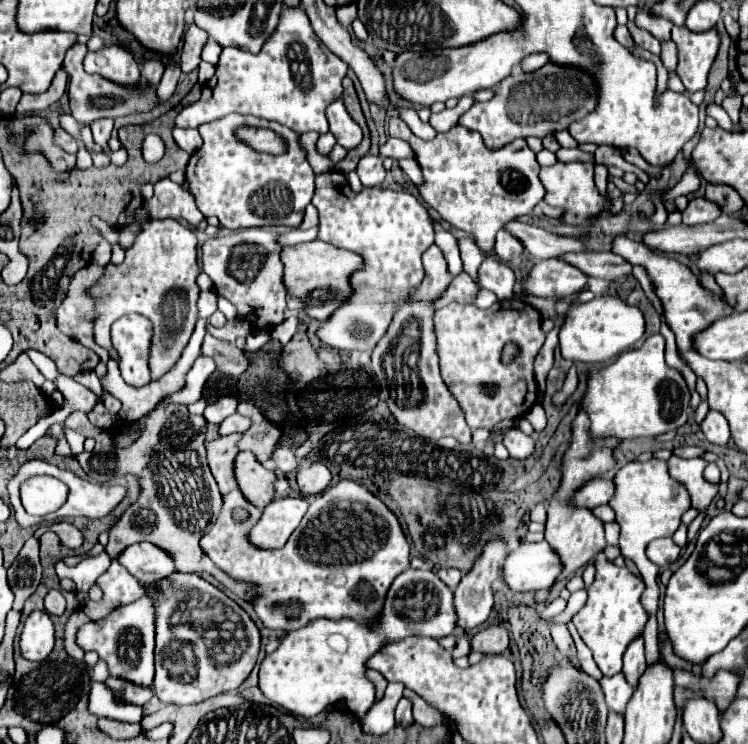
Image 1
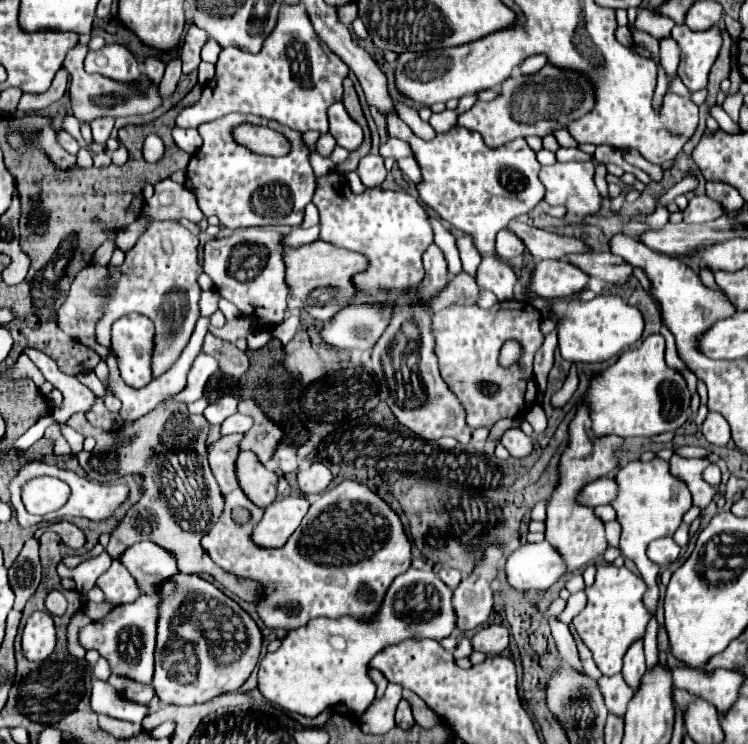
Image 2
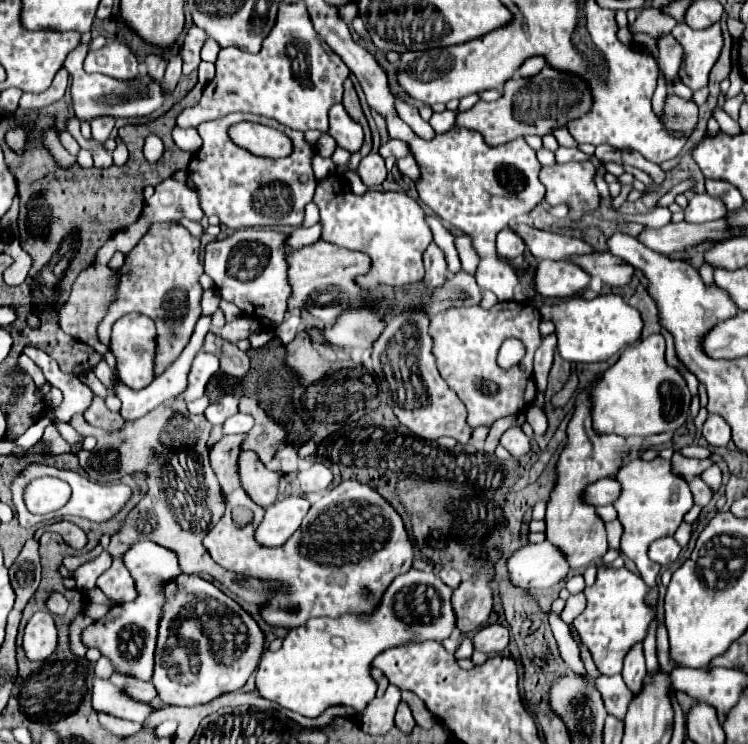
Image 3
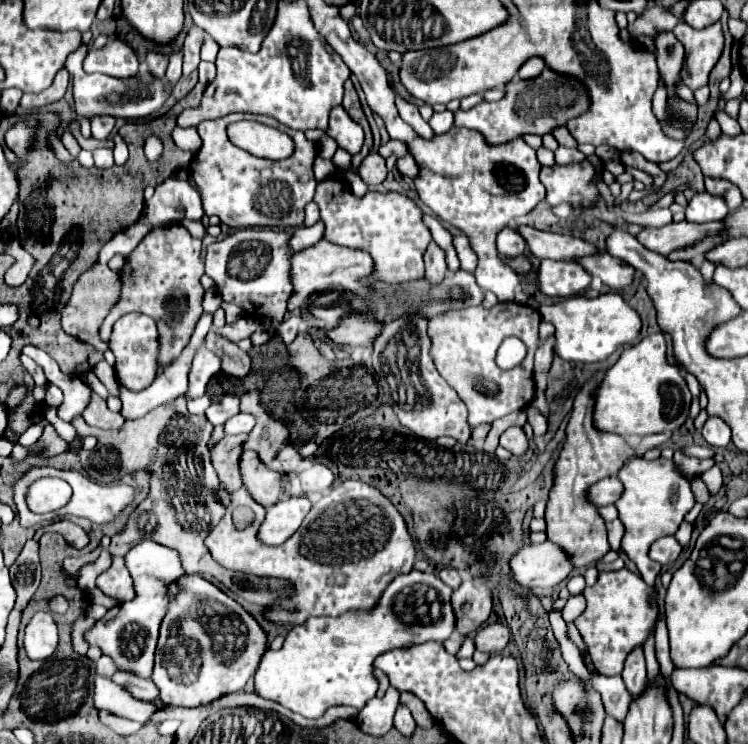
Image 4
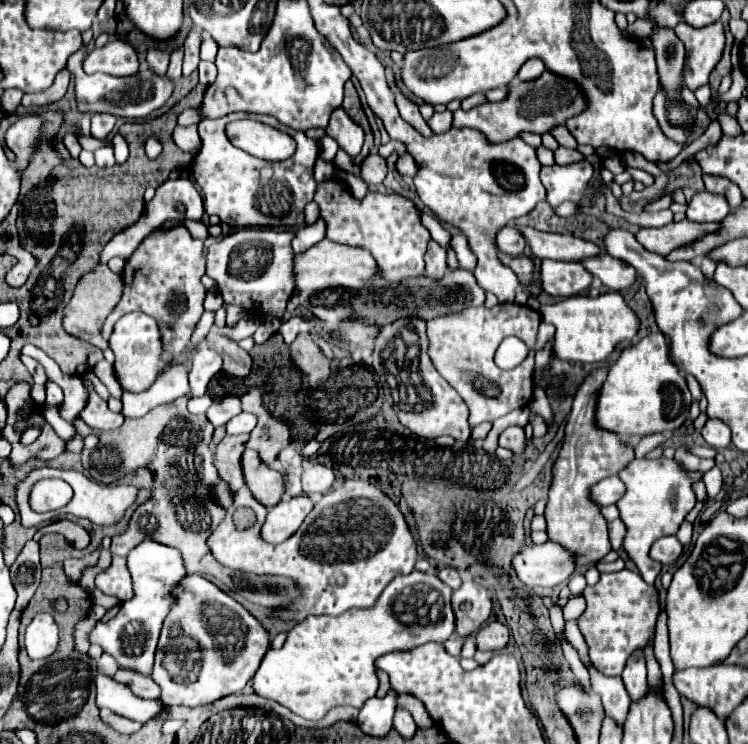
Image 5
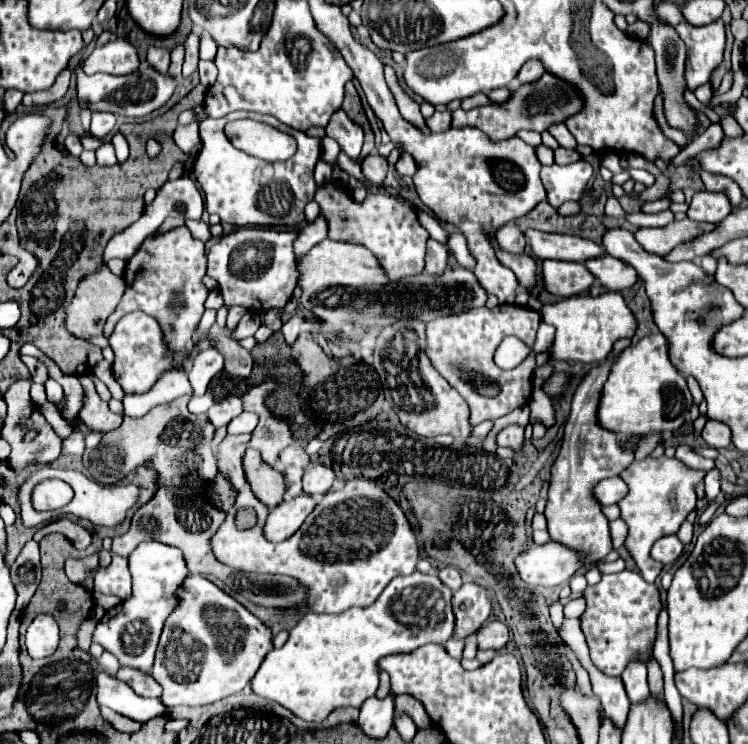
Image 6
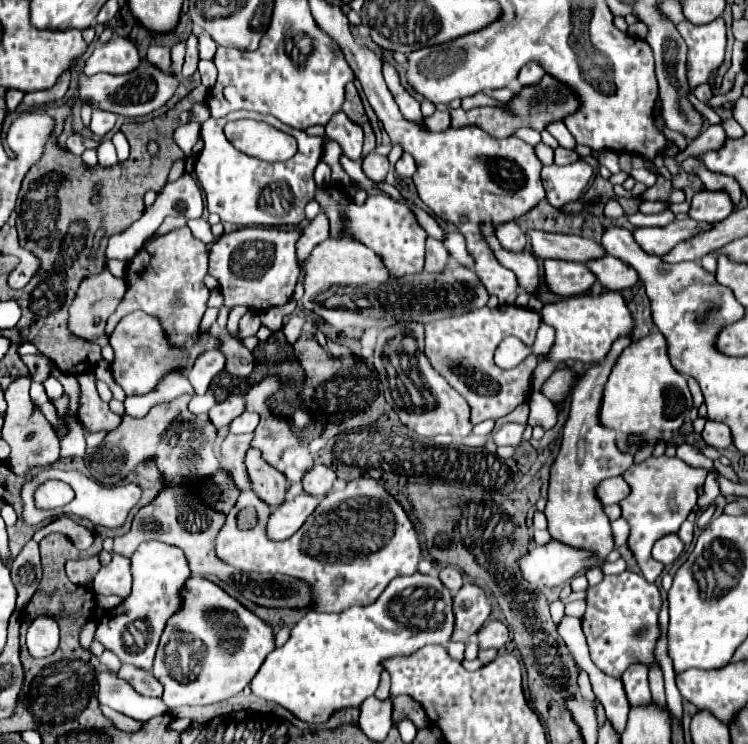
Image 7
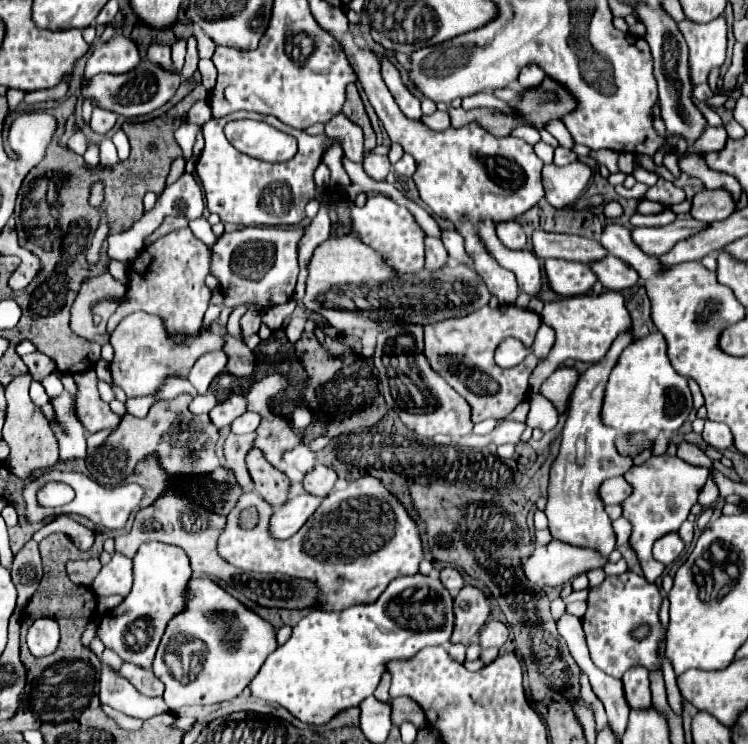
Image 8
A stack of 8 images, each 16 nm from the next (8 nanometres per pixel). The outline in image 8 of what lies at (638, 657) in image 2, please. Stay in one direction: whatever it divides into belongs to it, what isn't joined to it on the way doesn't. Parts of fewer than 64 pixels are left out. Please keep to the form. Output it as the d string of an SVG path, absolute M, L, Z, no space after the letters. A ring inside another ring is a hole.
M632 666L624 674L622 682L630 708L648 708L648 704L652 702L650 686L648 686L648 670L640 666Z

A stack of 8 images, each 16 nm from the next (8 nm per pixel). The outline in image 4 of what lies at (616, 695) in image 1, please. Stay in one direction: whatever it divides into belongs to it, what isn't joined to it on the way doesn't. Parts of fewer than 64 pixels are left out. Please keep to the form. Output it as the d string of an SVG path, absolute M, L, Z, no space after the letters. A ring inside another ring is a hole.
M600 673L593 674L591 675L591 684L600 692L606 712L622 722L628 712L628 704L632 700L632 694L628 694L628 688L624 686L622 676L608 677Z

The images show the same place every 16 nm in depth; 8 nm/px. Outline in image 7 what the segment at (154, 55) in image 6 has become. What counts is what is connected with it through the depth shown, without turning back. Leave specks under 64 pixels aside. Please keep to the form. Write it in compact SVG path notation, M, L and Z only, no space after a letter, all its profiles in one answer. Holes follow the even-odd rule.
M150 46L148 48L148 62L156 64L156 68L162 68L162 72L168 72L170 68L170 50L162 46Z

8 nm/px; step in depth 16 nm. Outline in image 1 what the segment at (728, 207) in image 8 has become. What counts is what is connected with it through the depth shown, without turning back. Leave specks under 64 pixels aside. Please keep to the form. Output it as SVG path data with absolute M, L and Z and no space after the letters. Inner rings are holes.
M700 196L700 198L692 198L686 210L682 210L682 222L684 224L704 224L704 222L716 220L720 214L722 212L714 202L708 202L704 196Z

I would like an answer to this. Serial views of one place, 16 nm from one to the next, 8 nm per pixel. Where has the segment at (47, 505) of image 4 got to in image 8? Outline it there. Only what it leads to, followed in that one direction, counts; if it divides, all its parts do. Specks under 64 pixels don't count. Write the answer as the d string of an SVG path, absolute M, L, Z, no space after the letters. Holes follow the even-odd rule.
M55 481L48 482L37 493L39 505L52 508L68 504L72 500L72 496L74 496L74 492L69 485Z

